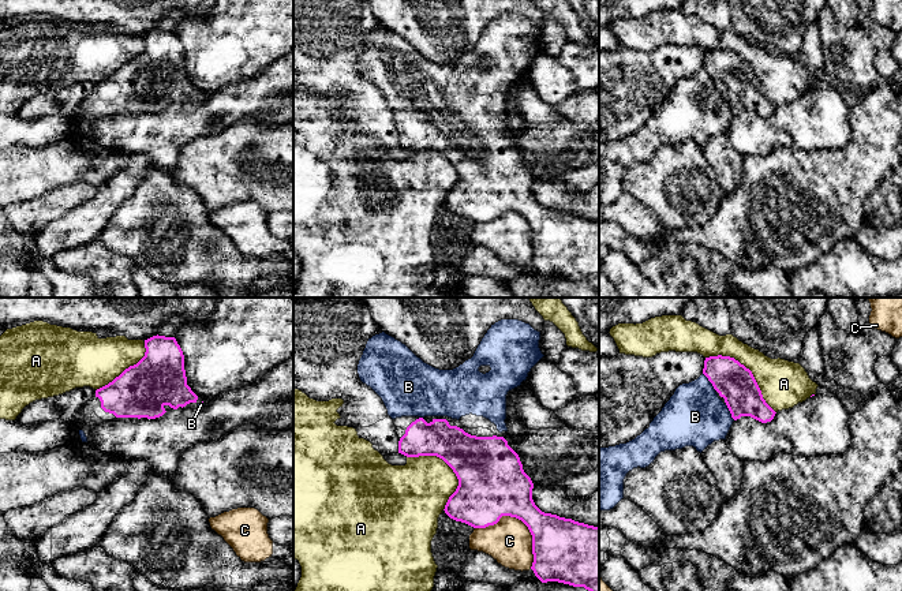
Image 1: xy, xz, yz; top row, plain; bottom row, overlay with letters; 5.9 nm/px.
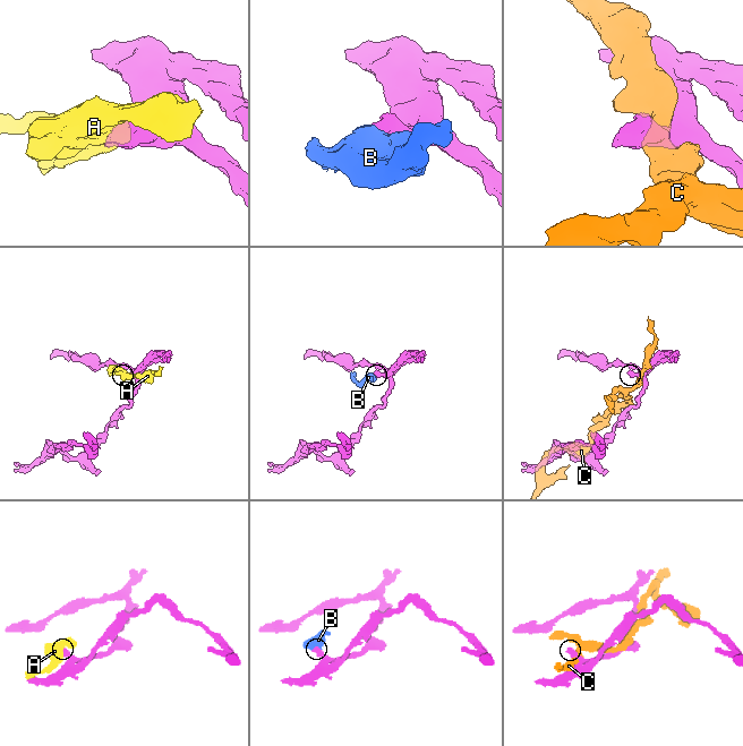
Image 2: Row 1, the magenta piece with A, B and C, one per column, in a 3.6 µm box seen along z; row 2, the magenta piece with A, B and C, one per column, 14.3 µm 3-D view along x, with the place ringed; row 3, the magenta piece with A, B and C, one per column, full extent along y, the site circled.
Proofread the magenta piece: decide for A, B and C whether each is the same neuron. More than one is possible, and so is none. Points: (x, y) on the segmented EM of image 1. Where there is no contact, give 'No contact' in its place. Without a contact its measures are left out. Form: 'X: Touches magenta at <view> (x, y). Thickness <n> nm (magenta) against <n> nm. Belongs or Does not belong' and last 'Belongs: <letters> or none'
A: Touches magenta at yz (749, 370). Thickness 220 nm (magenta) against 280 nm. Does not belong
B: Touches magenta at yz (708, 380). Thickness 220 nm (magenta) against 360 nm. Belongs
C: Touches magenta at xz (521, 520). Thickness 360 nm (magenta) against 260 nm. Does not belong
Belongs: B

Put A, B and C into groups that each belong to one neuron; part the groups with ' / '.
A / B / C

